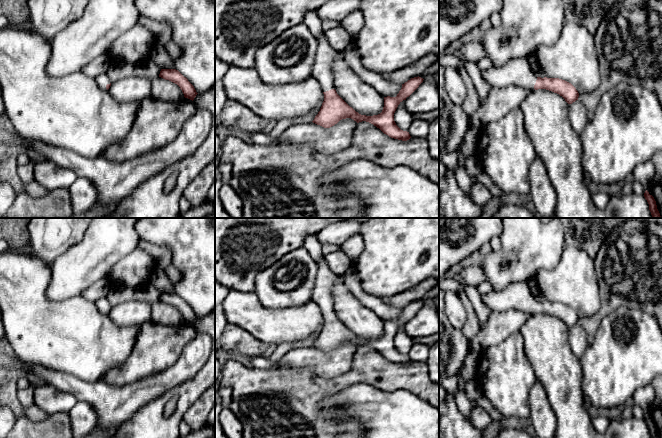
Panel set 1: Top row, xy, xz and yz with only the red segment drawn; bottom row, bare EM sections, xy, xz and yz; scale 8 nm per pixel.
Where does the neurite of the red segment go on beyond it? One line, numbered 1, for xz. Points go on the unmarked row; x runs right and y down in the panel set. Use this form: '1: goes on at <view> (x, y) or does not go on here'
1: goes on at xz (322, 295)

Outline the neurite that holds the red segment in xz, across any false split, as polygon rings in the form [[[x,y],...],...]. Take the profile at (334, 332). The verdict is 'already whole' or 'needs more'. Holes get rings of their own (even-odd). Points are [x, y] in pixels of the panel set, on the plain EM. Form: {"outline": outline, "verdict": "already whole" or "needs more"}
{"outline": [[[324,257],[317,261],[318,273],[312,292],[312,301],[320,309],[324,325],[313,347],[324,352],[330,352],[340,344],[351,342],[357,347],[366,345],[391,362],[407,365],[411,362],[409,356],[401,354],[394,345],[394,337],[398,329],[406,324],[423,306],[423,302],[414,301],[402,308],[396,321],[384,321],[384,331],[380,338],[373,340],[361,339],[350,331],[336,316],[334,310],[332,289],[338,277],[328,266]]], "verdict": "needs more"}

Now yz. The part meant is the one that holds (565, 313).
{"outline": [[[528,281],[513,282],[501,291],[482,295],[484,303],[493,311],[518,310],[529,314],[546,313],[562,320],[568,328],[578,324],[579,317],[569,306],[559,302],[537,301]]], "verdict": "needs more"}

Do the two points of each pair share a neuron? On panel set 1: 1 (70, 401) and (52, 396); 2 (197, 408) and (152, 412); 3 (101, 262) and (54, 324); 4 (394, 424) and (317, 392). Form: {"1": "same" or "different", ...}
{"1": "same", "2": "different", "3": "different", "4": "different"}

